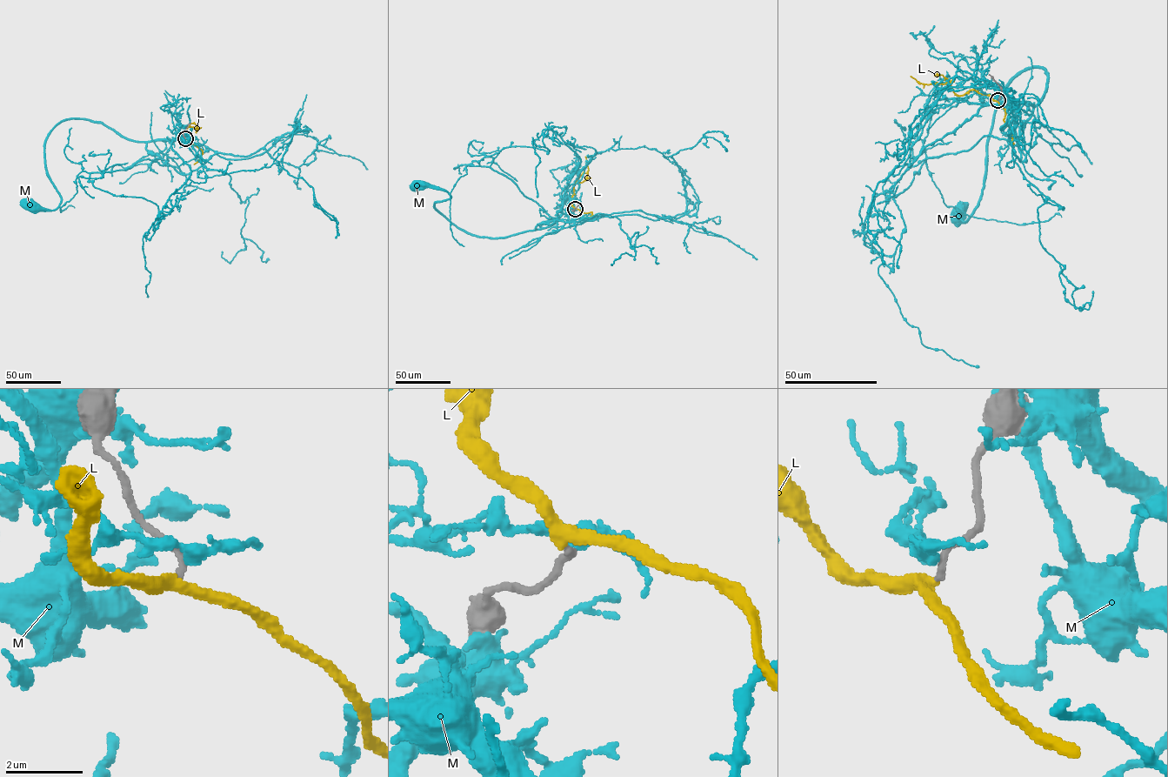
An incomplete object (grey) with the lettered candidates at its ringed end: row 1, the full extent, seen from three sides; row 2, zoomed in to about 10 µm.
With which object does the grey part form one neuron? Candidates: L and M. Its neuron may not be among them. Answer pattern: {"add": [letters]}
{"add": ["L"]}

